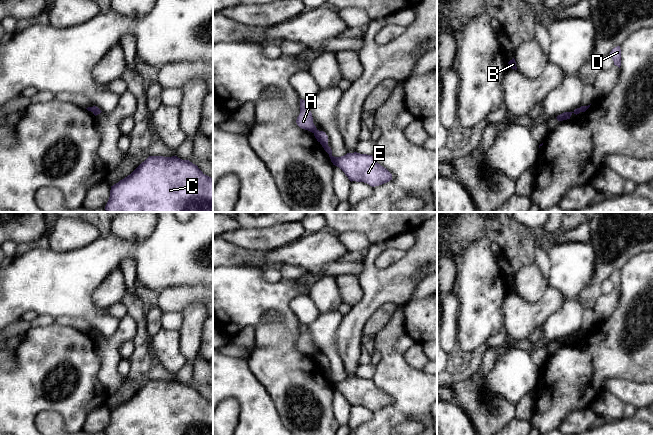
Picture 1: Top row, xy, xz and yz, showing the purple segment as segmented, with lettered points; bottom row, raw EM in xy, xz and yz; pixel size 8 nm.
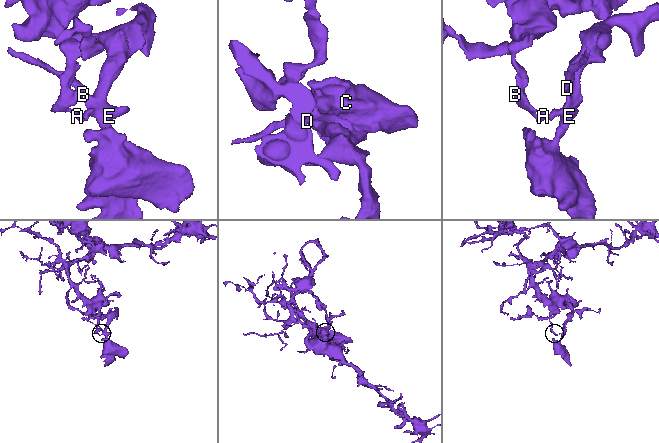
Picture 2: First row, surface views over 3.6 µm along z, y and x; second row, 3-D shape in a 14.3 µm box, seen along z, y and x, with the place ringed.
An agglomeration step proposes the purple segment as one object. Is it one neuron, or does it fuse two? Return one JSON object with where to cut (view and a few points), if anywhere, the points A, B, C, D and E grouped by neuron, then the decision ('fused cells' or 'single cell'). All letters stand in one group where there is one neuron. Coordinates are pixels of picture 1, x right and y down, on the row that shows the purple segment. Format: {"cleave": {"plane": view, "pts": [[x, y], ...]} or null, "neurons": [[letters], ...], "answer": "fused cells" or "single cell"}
{"cleave": {"plane": "xz", "pts": [[317, 130], [313, 132]]}, "neurons": [["A", "B"], ["C", "D", "E"]], "answer": "fused cells"}

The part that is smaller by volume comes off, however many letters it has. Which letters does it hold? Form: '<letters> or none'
C, D, E

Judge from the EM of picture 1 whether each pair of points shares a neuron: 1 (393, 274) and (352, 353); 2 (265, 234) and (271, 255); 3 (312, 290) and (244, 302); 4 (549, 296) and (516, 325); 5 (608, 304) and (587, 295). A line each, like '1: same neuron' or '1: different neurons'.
1: same neuron
2: different neurons
3: different neurons
4: same neuron
5: different neurons

